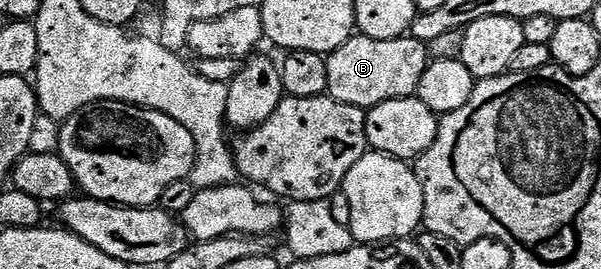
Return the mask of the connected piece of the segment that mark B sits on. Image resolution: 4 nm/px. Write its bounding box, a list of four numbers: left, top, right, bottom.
[326,36,428,108]

